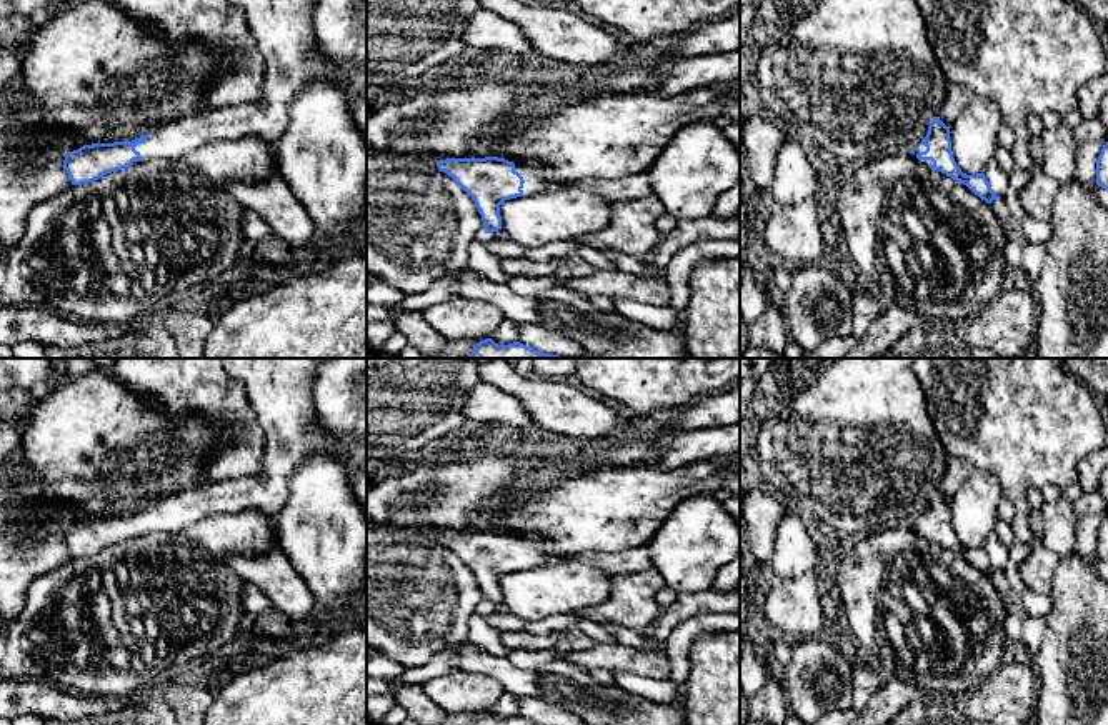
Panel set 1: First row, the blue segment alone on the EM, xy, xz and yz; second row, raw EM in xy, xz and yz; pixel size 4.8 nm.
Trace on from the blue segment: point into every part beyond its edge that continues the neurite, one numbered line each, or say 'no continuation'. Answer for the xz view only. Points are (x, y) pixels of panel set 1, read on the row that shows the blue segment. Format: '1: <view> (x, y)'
1: xz (535, 182)

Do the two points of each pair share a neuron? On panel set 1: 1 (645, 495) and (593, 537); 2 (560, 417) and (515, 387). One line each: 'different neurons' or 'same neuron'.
1: same neuron
2: same neuron

